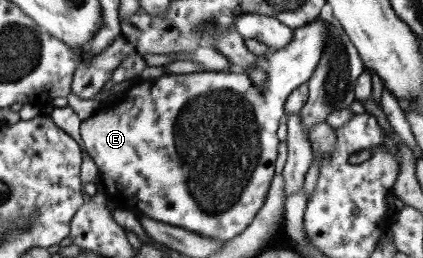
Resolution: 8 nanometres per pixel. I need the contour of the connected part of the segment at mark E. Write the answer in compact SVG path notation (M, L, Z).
M316 17L311 23L295 28L292 31L291 41L288 41L286 47L273 52L269 51L265 55L266 80L264 80L264 85L258 86L258 84L252 83L246 72L237 69L225 72L198 71L198 73L188 73L188 75L164 74L158 78L141 80L137 86L128 87L119 99L112 100L112 104L100 106L87 120L82 120L79 124L79 137L81 143L84 144L84 149L97 167L98 179L101 181L107 201L116 208L137 212L139 215L154 219L154 221L191 230L202 237L210 237L216 241L227 242L236 237L238 233L242 233L258 209L262 207L268 186L273 178L279 144L275 132L280 125L280 117L284 115L285 98L296 86L308 81L321 57L322 46L326 43L325 35L327 34L325 32L328 29L323 21Z

